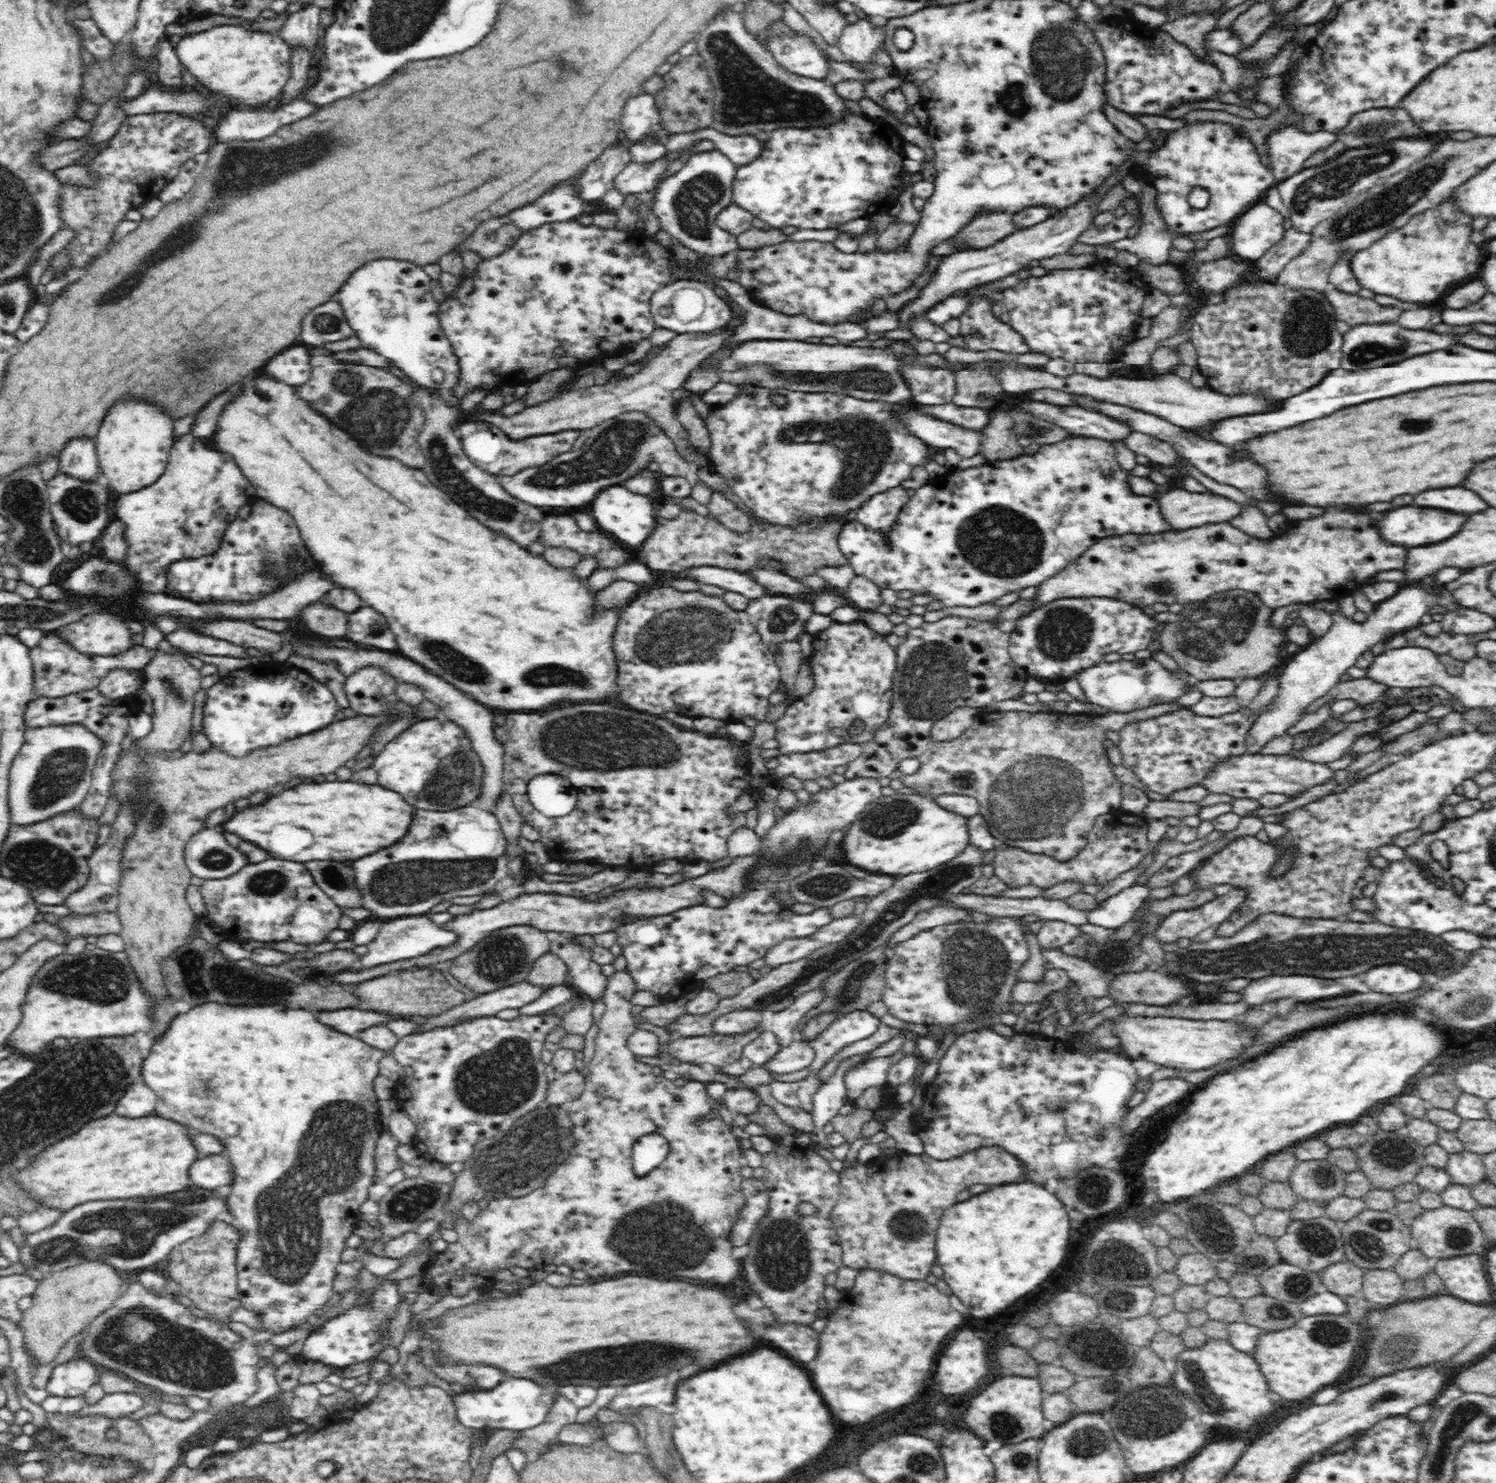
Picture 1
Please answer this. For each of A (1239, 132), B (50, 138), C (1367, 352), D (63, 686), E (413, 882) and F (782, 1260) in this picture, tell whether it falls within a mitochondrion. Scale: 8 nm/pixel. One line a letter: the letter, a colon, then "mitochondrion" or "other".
A: other
B: other
C: mitochondrion
D: other
E: mitochondrion
F: mitochondrion

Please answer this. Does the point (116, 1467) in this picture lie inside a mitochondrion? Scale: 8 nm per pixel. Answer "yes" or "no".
yes

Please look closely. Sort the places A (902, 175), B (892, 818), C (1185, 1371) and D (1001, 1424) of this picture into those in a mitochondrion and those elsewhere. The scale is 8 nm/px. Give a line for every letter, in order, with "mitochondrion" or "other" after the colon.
A: other
B: mitochondrion
C: mitochondrion
D: mitochondrion

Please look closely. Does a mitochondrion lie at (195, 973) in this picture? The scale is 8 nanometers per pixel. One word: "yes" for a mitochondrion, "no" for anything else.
yes

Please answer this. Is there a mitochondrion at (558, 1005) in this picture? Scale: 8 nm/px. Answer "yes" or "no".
no

